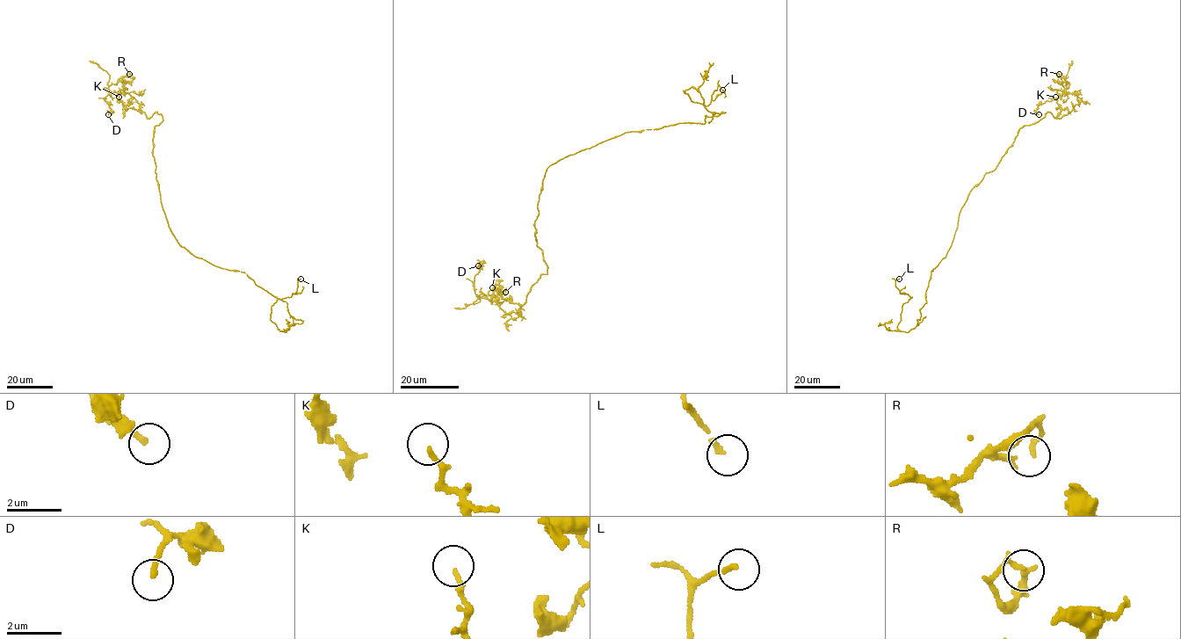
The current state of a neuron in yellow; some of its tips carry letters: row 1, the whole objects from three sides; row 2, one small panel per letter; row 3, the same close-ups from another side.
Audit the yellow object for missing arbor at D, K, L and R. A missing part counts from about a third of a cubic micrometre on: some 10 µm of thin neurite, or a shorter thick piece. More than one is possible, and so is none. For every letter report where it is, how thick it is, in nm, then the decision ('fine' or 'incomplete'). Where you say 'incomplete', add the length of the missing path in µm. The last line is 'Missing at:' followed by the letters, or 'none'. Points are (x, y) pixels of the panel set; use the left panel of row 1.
D: at (108, 114); 180 nm thick; fine
K: at (119, 97); 160 nm thick; fine
L: at (300, 279); 170 nm thick; incomplete; about 10 µm are missing
R: at (129, 74); 170 nm thick; fine
Missing at: L

